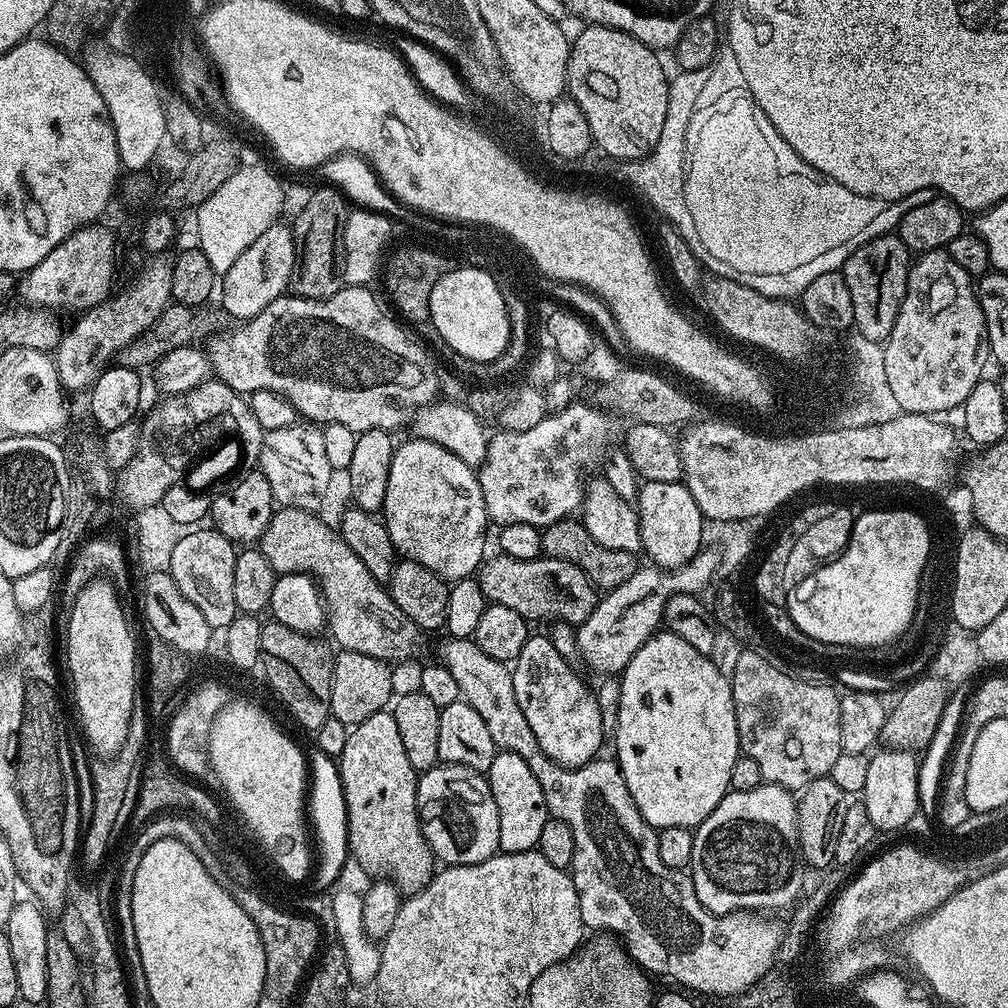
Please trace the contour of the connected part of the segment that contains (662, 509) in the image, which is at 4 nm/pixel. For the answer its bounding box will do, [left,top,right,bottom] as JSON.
[634,480,706,568]

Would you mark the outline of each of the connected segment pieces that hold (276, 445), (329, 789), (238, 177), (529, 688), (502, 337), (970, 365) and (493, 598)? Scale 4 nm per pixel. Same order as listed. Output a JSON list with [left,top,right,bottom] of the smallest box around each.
[[258,422,334,513],[308,749,348,891],[195,163,284,274],[510,635,606,768],[429,267,511,362],[882,251,989,416],[478,554,598,626]]

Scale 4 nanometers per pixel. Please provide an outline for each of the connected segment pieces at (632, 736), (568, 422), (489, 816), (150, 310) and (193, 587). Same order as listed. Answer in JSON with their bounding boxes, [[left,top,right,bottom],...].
[[614,630,742,830],[478,402,604,529],[416,763,500,865],[54,254,173,389],[166,526,238,630]]

